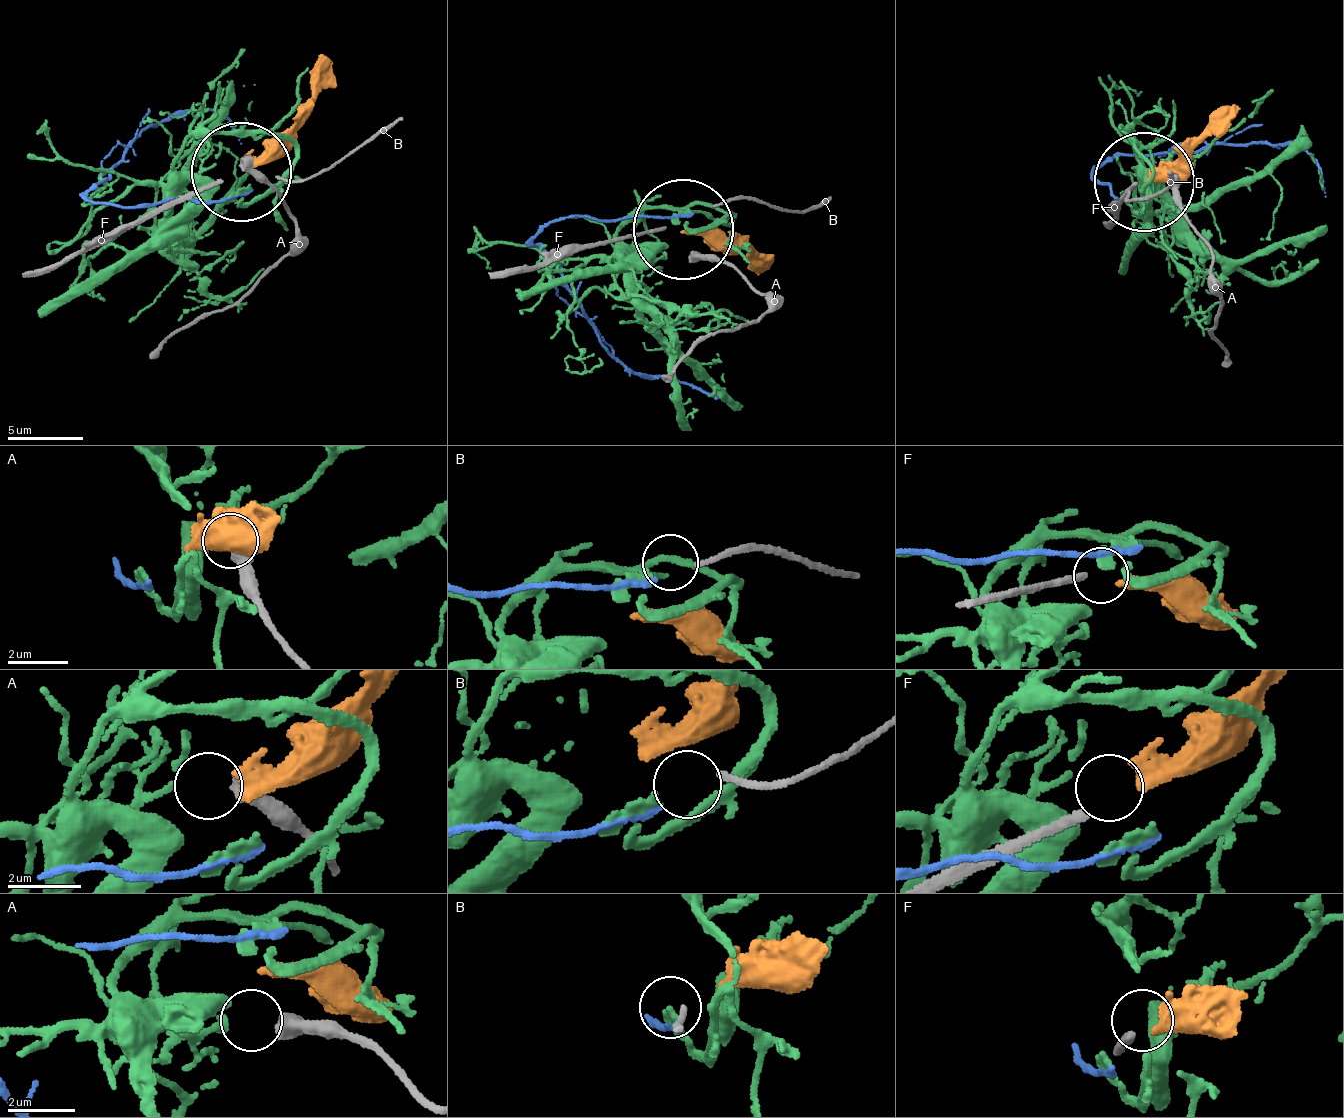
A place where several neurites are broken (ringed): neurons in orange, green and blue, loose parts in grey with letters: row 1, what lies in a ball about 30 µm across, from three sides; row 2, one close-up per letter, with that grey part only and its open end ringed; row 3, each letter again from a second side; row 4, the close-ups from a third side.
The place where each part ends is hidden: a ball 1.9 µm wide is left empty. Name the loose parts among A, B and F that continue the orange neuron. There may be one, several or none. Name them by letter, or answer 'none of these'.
F

